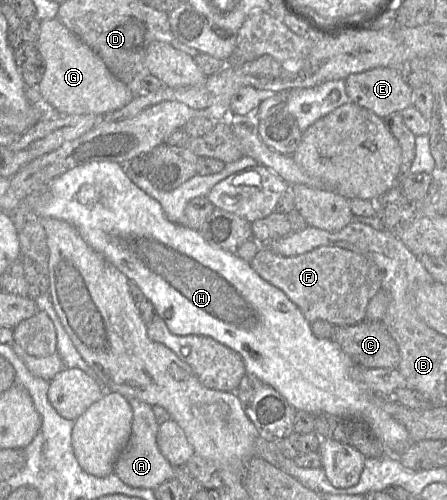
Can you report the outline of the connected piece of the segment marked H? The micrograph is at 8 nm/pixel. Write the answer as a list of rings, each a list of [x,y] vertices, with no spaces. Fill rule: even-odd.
[[[101,161],[101,162],[90,162],[84,165],[77,166],[75,168],[70,169],[69,171],[63,173],[61,176],[55,178],[49,185],[49,187],[40,193],[34,193],[30,194],[29,196],[25,197],[27,203],[32,207],[34,212],[41,218],[41,217],[49,217],[49,218],[55,218],[59,220],[63,220],[65,222],[68,222],[71,224],[73,227],[76,228],[76,230],[79,232],[81,237],[96,251],[101,253],[106,257],[107,260],[109,260],[114,266],[116,266],[123,274],[127,276],[127,278],[135,282],[143,291],[146,299],[150,300],[152,304],[155,306],[159,316],[166,322],[167,327],[169,330],[176,335],[181,335],[181,336],[186,336],[186,335],[202,335],[202,336],[209,336],[213,338],[214,340],[226,345],[227,347],[231,348],[235,352],[241,355],[244,363],[245,363],[245,368],[246,368],[246,375],[251,375],[255,376],[259,380],[261,380],[263,383],[271,386],[274,388],[280,395],[282,395],[287,402],[297,411],[297,410],[302,410],[305,411],[313,416],[317,415],[331,415],[331,416],[337,416],[337,417],[350,417],[350,418],[355,418],[358,420],[363,421],[366,423],[374,432],[374,434],[388,447],[390,448],[391,452],[394,454],[394,456],[399,457],[403,452],[405,452],[412,444],[412,440],[410,439],[409,433],[407,429],[404,427],[403,424],[395,420],[392,416],[390,416],[384,409],[383,409],[383,399],[387,399],[390,397],[384,397],[381,395],[375,394],[372,390],[370,390],[366,385],[363,383],[360,383],[356,380],[354,380],[351,377],[351,369],[355,366],[355,362],[353,359],[347,355],[339,346],[336,344],[332,339],[320,339],[317,338],[313,335],[312,330],[311,330],[311,323],[304,317],[300,309],[297,307],[296,304],[294,304],[287,296],[286,294],[280,290],[279,288],[275,287],[274,285],[270,284],[269,282],[265,281],[263,278],[260,277],[260,275],[252,268],[251,264],[249,262],[244,261],[240,257],[237,256],[237,254],[228,252],[222,249],[215,248],[211,246],[200,234],[198,230],[193,230],[188,227],[185,227],[183,225],[171,222],[167,219],[161,205],[151,198],[149,195],[147,195],[144,191],[142,191],[139,187],[137,187],[129,178],[128,175],[126,174],[124,168],[122,165],[114,163],[114,162],[109,162],[109,161]]]

